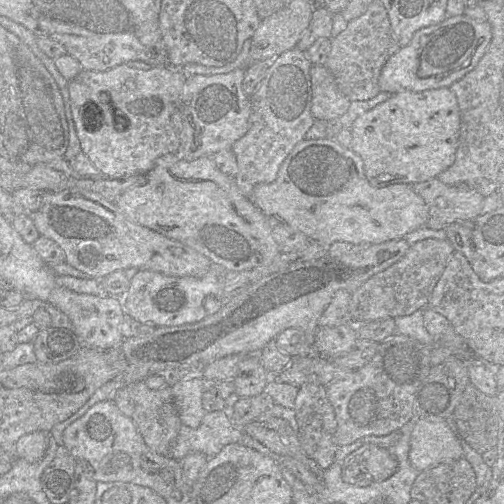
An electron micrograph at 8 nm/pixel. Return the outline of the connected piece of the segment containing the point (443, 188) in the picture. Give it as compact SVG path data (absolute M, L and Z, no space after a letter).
M437 178L412 185L428 206L426 227L445 230L455 223L481 215L484 196L465 185L446 185Z

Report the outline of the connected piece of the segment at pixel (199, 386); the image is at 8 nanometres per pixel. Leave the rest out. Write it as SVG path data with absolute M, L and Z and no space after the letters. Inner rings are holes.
M201 376L180 380L171 385L175 405L182 425L197 428L206 411L202 406L202 394L206 382Z

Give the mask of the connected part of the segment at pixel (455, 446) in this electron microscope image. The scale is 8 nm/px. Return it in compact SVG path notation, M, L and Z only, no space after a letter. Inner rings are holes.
M416 419L409 449L409 461L413 468L422 472L462 457L461 439L453 433L446 421Z

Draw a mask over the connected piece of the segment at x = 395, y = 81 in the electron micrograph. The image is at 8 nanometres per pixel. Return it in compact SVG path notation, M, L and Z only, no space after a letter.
M464 14L447 17L439 24L419 29L411 42L401 47L384 65L380 77L381 92L421 92L450 87L476 67L492 40L491 25Z

